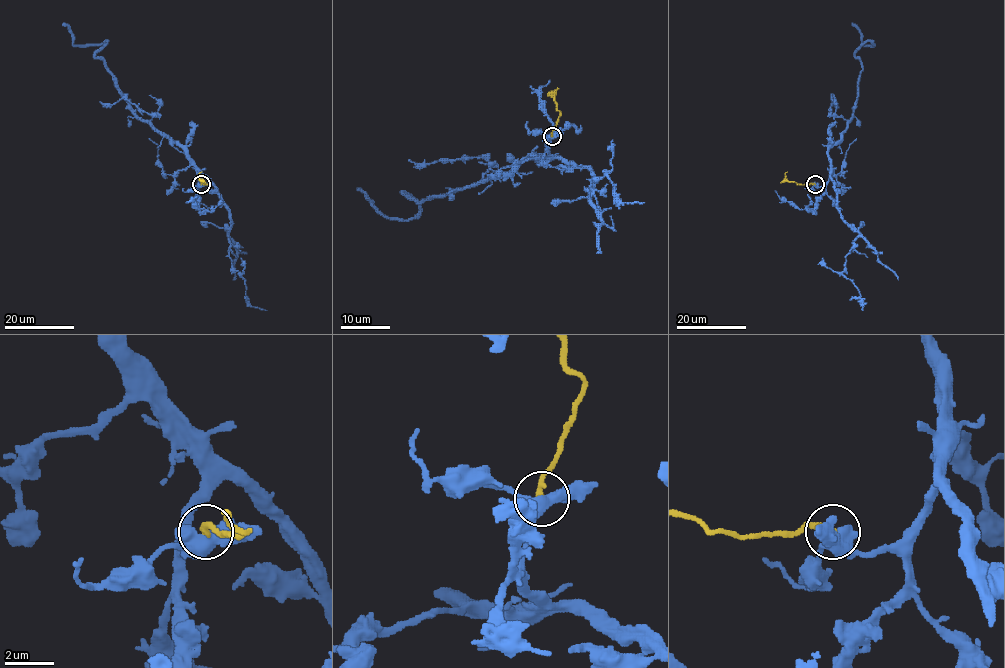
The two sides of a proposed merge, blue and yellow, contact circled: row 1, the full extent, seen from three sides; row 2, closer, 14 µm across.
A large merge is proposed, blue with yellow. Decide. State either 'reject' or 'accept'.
reject

